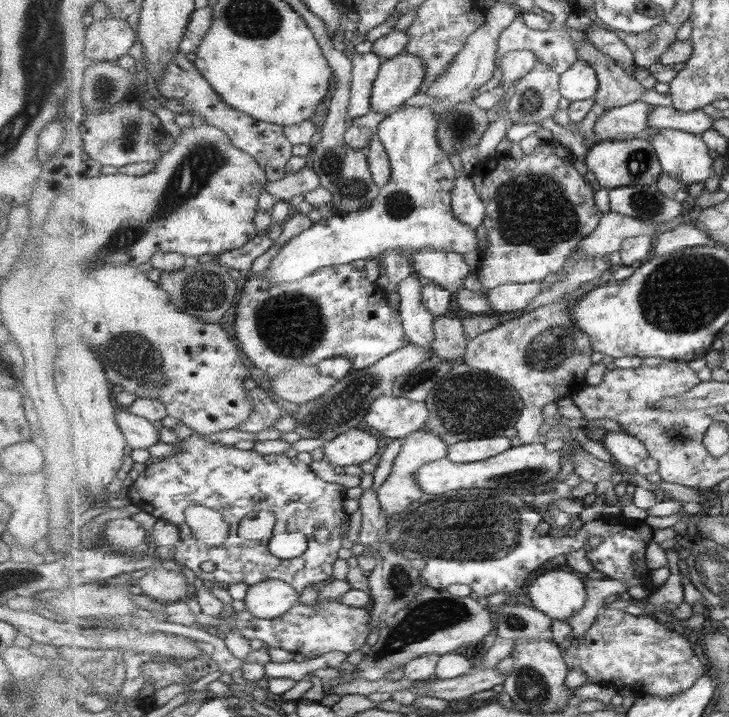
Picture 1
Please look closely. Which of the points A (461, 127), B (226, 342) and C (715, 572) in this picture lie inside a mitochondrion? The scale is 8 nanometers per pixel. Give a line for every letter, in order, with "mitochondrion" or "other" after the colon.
A: mitochondrion
B: other
C: mitochondrion

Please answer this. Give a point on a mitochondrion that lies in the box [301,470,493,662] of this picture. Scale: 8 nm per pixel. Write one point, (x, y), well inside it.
(399, 581)

